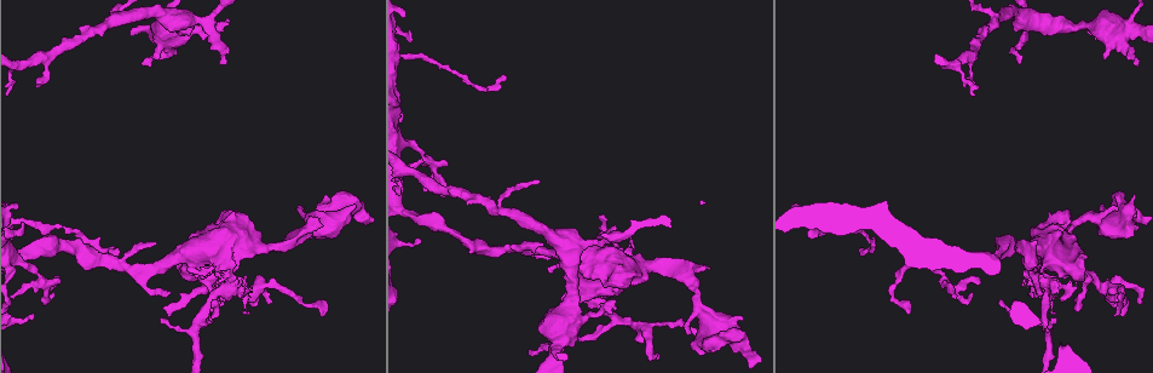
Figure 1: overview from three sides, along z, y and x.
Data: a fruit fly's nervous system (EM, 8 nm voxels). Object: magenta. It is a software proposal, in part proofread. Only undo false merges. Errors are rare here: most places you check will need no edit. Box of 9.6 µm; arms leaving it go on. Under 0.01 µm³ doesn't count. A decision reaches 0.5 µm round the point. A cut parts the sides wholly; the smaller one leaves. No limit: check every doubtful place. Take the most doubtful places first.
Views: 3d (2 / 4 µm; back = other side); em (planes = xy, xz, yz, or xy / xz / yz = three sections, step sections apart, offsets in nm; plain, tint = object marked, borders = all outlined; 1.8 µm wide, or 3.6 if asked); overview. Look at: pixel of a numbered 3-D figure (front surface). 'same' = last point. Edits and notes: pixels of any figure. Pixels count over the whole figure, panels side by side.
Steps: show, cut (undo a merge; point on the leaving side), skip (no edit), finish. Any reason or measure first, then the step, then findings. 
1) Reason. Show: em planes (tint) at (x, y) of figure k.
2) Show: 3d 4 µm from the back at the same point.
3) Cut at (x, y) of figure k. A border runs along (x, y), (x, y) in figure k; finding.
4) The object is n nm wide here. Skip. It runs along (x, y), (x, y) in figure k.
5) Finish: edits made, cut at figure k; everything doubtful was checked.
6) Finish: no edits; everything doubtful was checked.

Abrupt turn. Show: 3d 2 µm at (1044, 282) of figure 1.

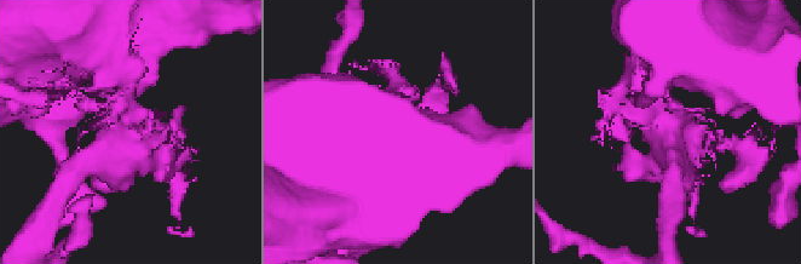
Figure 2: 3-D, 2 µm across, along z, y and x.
Show: em xy step 8 (tint) at (118, 135) of figure 2.

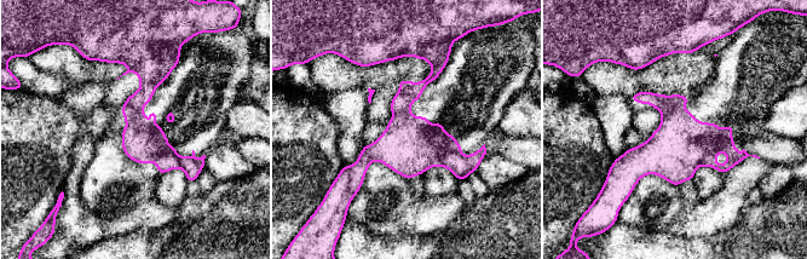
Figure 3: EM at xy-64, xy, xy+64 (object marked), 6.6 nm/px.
Show: em planes (tint) at the same point.

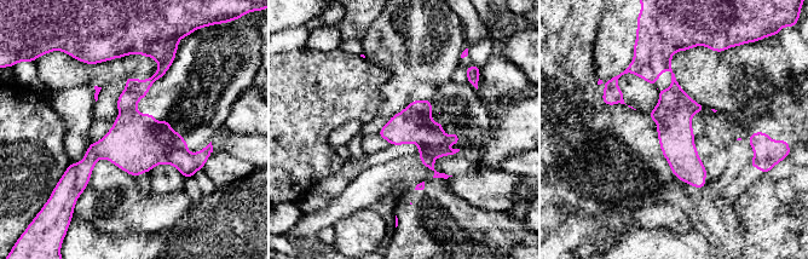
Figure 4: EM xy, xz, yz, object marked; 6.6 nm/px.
The object is 240 nm wide here. Skip. It runs along (662, 56), (674, 80), (677, 148), (700, 185) in figure 4; all the same neuron.

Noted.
Calibre changes. Show: em 3.6 µm xy step 8 (plain) at (557, 345) of figure 1.

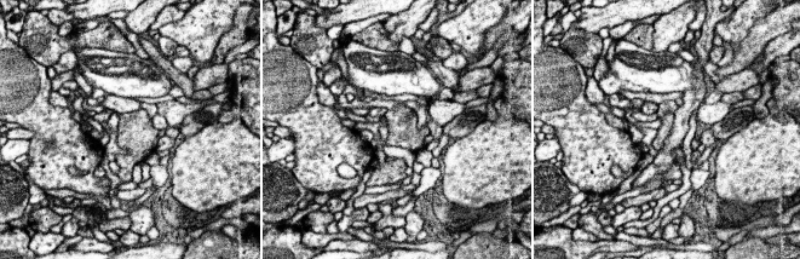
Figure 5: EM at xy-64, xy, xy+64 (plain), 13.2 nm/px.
With the object marked. Show: em 3.6 µm xy step 8 (tint) at the same point.

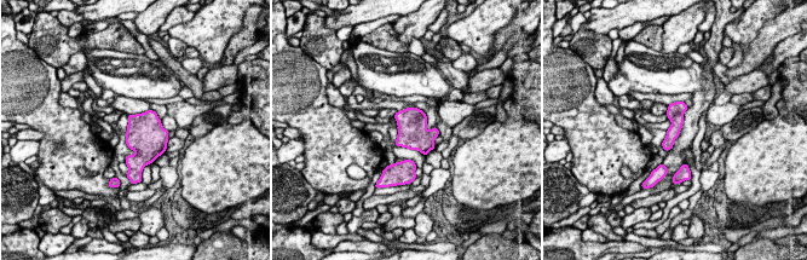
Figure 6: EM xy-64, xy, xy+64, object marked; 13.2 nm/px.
Skip. Continuous, no second neuron.

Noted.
Narrows sharply. Show: em planes (plain) at (613, 320) of figure 1.

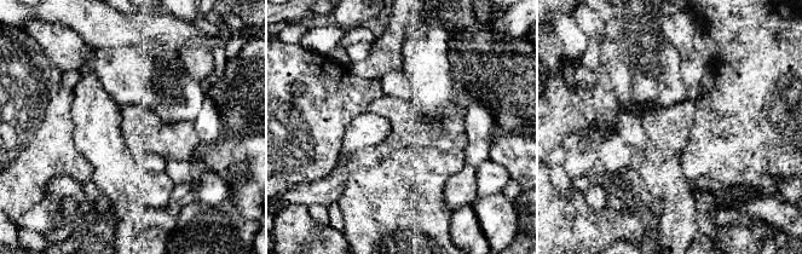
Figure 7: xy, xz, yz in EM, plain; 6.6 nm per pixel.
With the object marked. Show: em planes (tint) at the same point.

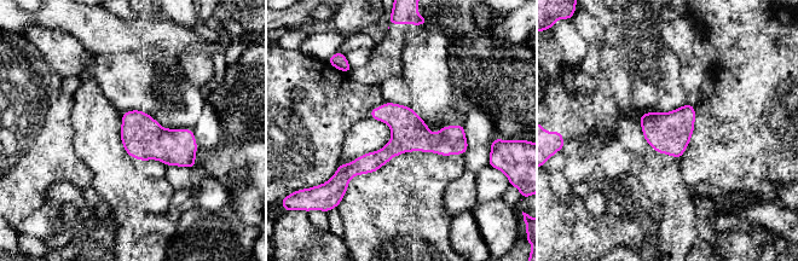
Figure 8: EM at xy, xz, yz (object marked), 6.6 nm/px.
Skip. It runs along (461, 128), (340, 172) in figure 8; continuous, no second neuron.

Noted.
Finish: no edits; everything doubtful was checked.

